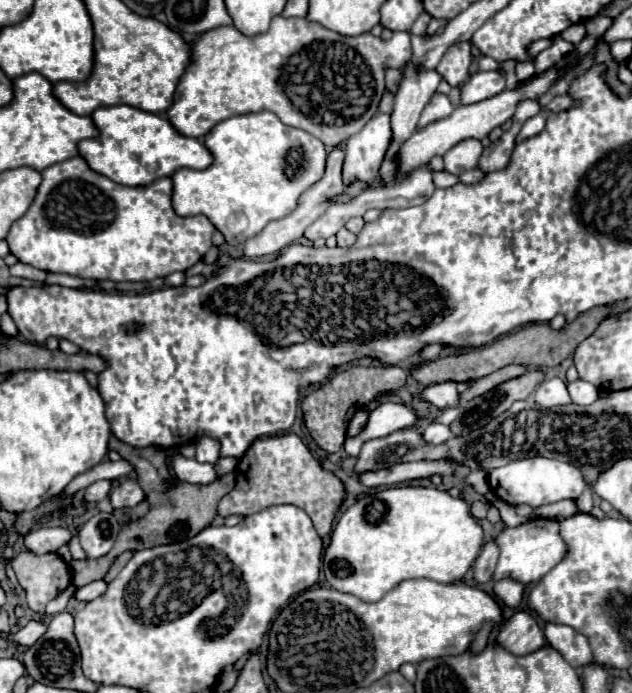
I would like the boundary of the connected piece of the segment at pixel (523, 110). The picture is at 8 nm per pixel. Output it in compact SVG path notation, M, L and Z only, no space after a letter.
M521 100L513 114L513 120L517 124L523 124L527 118L533 118L533 100Z

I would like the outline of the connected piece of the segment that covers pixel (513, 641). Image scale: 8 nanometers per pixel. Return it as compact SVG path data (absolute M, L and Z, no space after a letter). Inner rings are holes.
M517 612L495 638L495 644L505 648L515 656L525 656L543 646L545 638L539 630L535 618L529 612Z

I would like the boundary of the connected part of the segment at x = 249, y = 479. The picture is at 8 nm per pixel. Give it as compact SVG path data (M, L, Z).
M297 434L257 438L249 446L249 450L239 458L235 472L237 472L235 488L219 500L217 506L219 516L223 518L231 514L247 516L251 512L259 512L275 504L295 504L311 516L319 536L327 536L331 532L335 514L345 498L345 486L333 472L325 470L311 456L311 452Z

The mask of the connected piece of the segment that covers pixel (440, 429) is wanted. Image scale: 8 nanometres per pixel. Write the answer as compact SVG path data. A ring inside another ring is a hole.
M429 424L427 426L427 430L423 432L423 440L427 442L427 444L433 444L433 446L437 446L437 444L443 444L445 440L449 440L449 432L447 432L447 428L449 426L445 426L445 424Z

